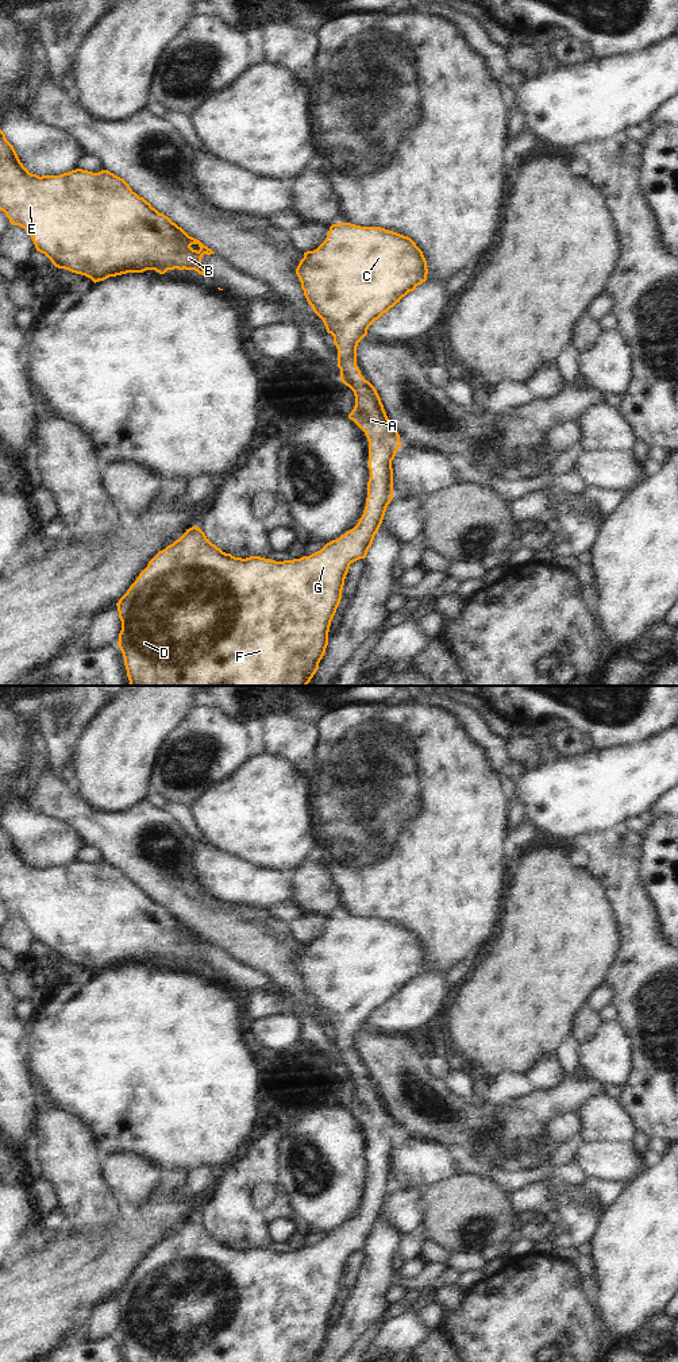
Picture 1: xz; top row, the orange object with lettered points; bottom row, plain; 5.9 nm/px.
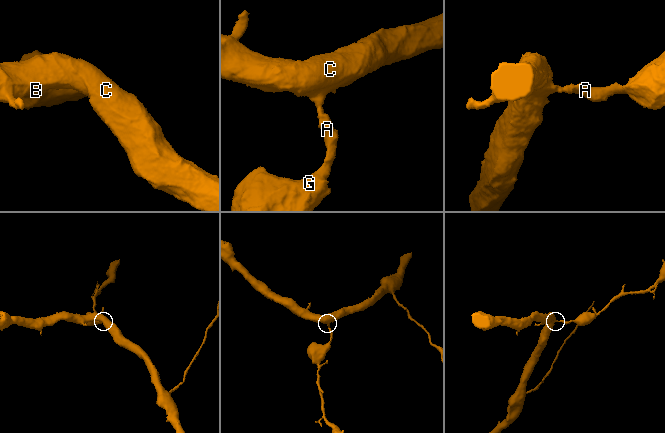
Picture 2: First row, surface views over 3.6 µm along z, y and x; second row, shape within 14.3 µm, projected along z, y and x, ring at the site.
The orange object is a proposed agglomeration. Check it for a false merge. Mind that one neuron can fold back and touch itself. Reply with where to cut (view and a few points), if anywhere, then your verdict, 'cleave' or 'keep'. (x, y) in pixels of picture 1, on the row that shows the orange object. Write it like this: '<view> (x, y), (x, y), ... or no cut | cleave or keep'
no cut | keep

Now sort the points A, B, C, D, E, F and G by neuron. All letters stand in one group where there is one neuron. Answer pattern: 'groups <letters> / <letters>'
groups A B C D E F G

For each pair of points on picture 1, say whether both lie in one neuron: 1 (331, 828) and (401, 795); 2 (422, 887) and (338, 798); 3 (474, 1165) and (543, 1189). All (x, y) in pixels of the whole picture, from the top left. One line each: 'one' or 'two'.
1: one
2: one
3: two

